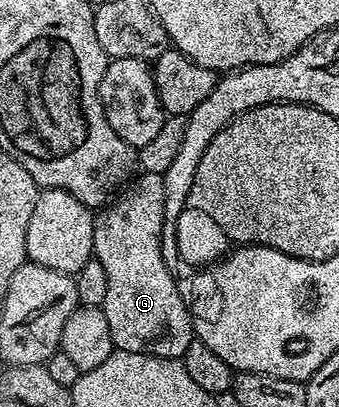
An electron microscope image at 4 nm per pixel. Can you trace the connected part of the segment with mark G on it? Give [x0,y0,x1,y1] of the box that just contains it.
[93,172,195,359]

